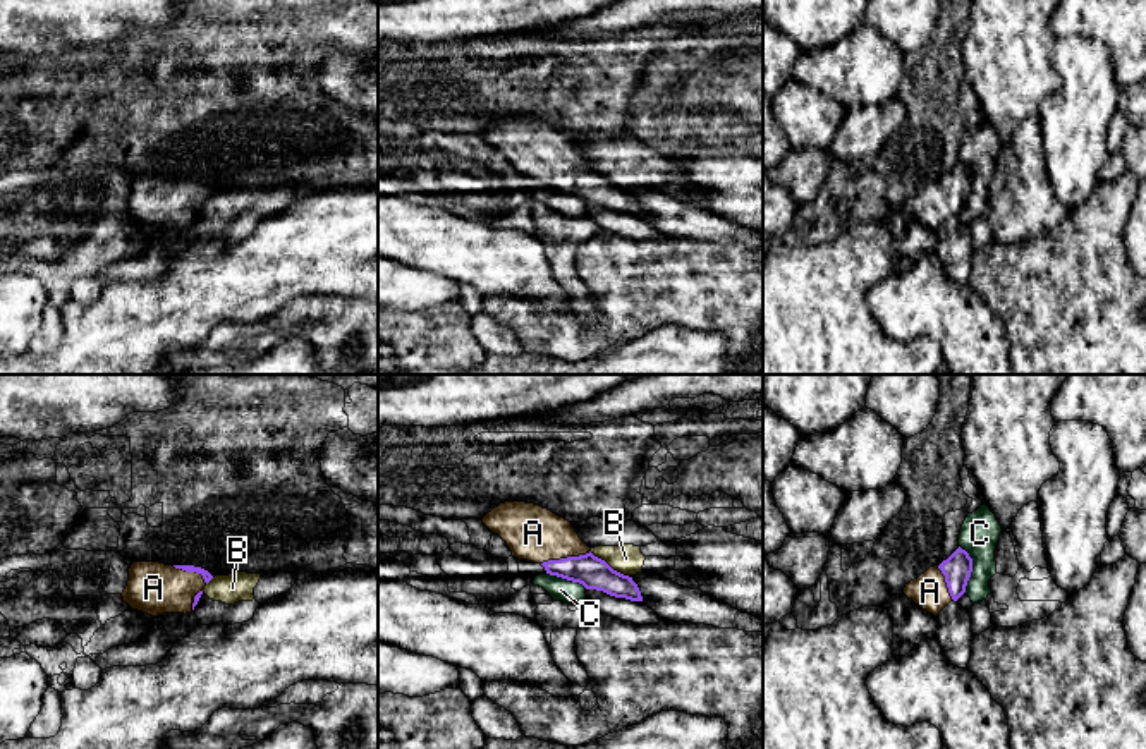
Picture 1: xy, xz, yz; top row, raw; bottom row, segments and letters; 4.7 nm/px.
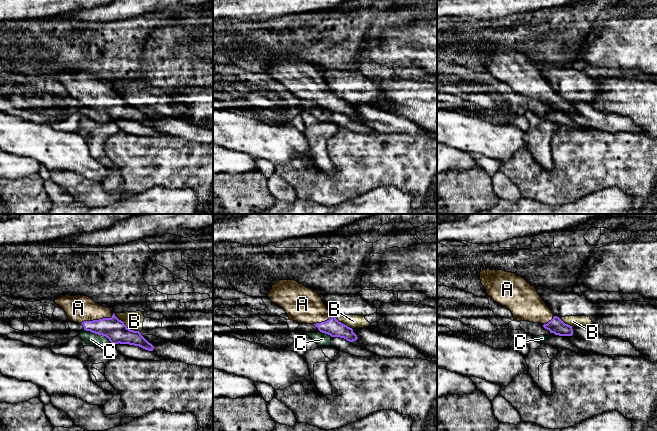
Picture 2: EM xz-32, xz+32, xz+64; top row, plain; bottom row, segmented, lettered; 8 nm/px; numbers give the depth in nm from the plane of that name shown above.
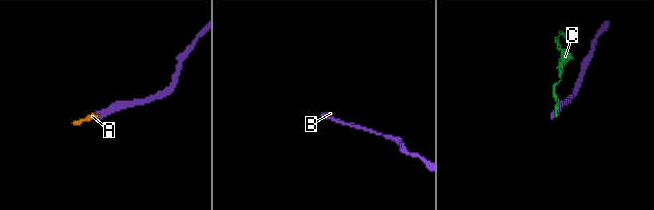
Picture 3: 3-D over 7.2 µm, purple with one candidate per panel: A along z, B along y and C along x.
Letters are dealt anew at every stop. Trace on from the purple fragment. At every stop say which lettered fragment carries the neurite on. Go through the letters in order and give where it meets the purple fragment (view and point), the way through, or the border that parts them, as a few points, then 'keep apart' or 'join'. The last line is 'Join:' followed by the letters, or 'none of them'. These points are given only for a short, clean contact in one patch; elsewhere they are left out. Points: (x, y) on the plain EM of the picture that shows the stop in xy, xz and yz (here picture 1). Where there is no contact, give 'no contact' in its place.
A: meets purple in xz at (567, 172); runs through xz (590, 186), (567, 172), (550, 155), (533, 148); join
B: meets purple in xz at (607, 179); border along xz (590, 165), (627, 191); keep apart
C: meets purple in yz at (971, 184); keep apart
Join: A

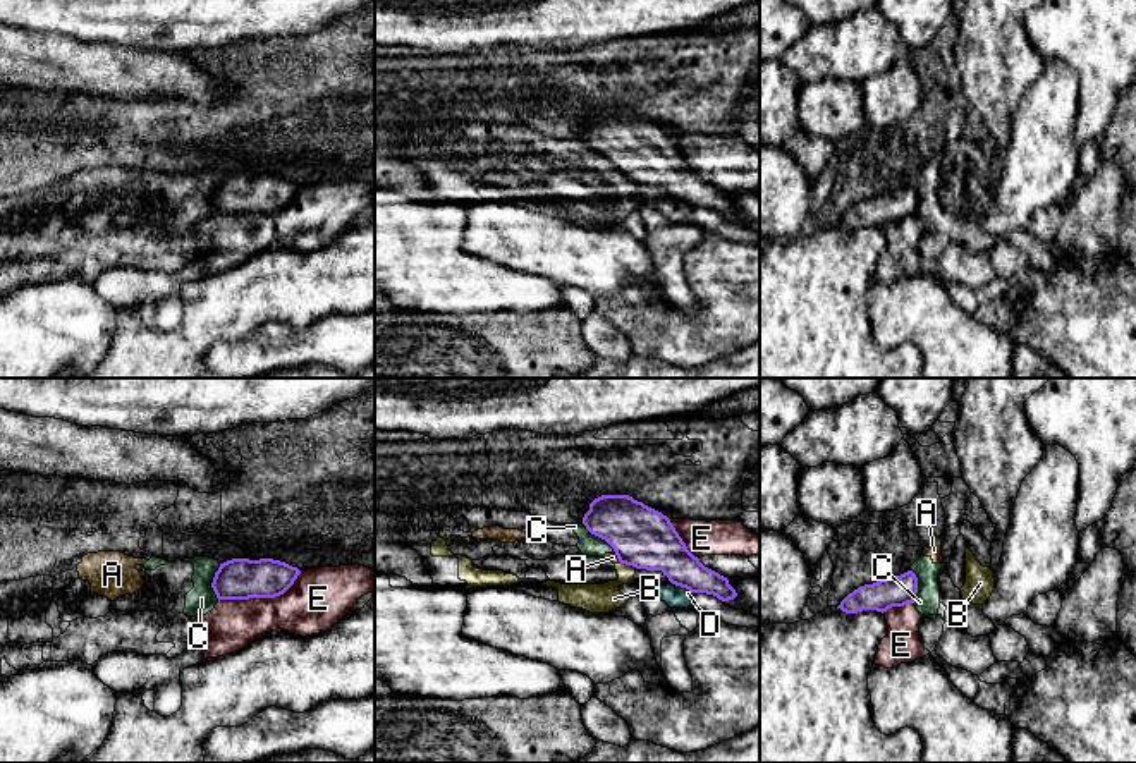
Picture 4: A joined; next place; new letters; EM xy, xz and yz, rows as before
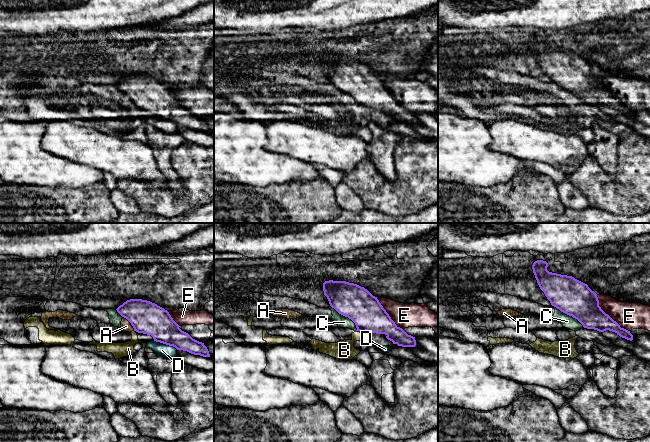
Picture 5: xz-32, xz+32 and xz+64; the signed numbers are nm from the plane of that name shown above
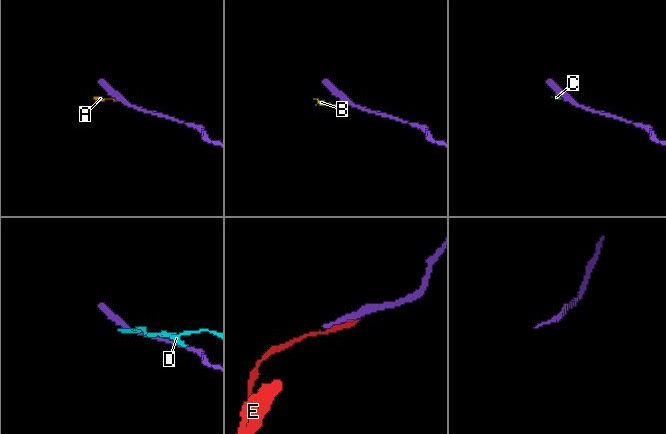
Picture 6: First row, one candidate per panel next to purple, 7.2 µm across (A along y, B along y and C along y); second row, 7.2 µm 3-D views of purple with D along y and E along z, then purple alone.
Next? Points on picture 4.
A: meets purple in xz at (617, 172); border along xz (614, 169), (619, 176); keep apart
B: meets purple in xz at (628, 179); border along xz (619, 176), (636, 183); keep apart
C: meets purple in xy at (212, 198); border along xy (220, 179), (212, 198), (217, 215); keep apart
D: meets purple in xz at (684, 201); keep apart
E: meets purple in xy at (262, 212); keep apart
Join: none of them

